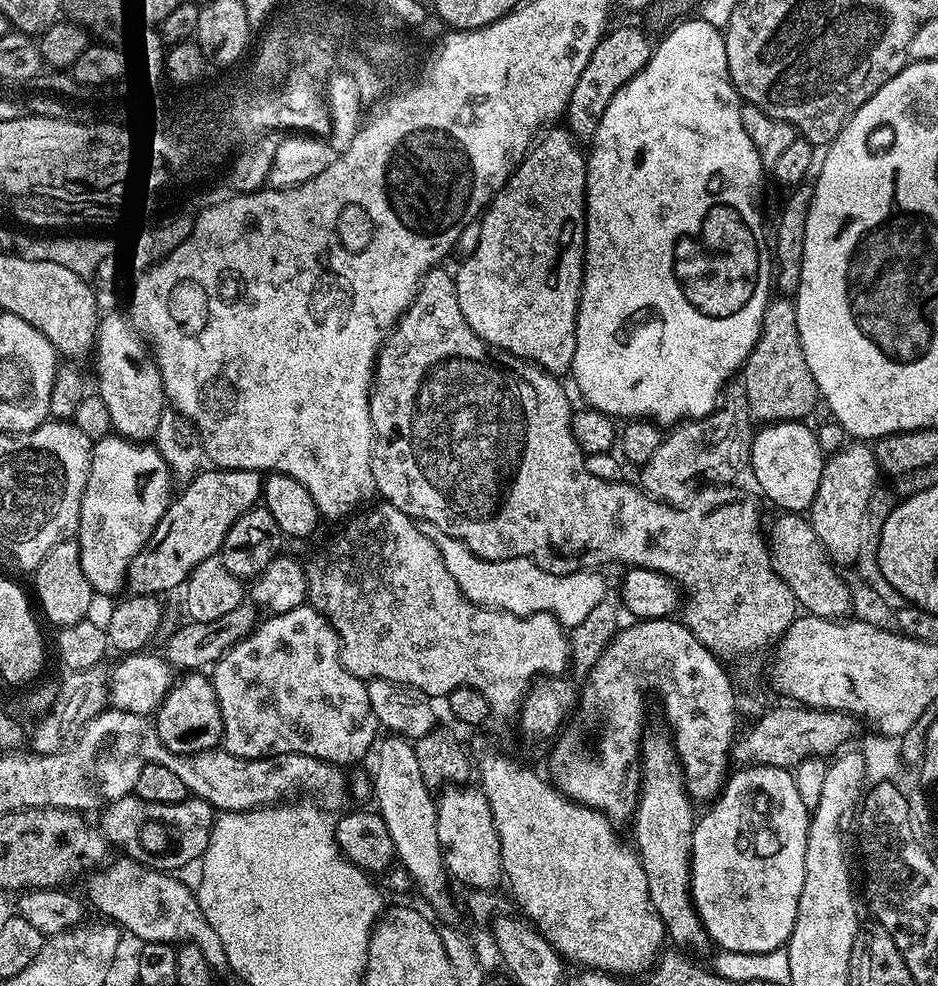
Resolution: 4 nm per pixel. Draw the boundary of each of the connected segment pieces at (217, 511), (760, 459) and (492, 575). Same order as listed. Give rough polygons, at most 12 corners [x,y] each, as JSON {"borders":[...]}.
{"borders":[[[250,468],[183,485],[130,562],[129,593],[181,587],[261,503]],[[804,422],[752,437],[750,475],[772,504],[804,514],[826,459]],[[421,523],[460,593],[565,629],[606,593],[599,571],[559,576],[525,556],[483,560]]]}

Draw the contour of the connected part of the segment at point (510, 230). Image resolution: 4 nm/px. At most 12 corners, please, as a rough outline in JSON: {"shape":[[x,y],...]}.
{"shape":[[552,126],[455,269],[485,344],[560,378],[588,161]]}

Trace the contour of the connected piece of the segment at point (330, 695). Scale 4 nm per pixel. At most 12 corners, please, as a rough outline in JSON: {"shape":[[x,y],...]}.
{"shape":[[302,603],[210,672],[223,751],[358,763],[367,683]]}

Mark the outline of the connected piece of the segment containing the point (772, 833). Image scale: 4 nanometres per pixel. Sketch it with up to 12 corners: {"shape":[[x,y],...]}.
{"shape":[[729,775],[692,830],[692,902],[725,952],[794,930],[810,812],[794,775]]}

